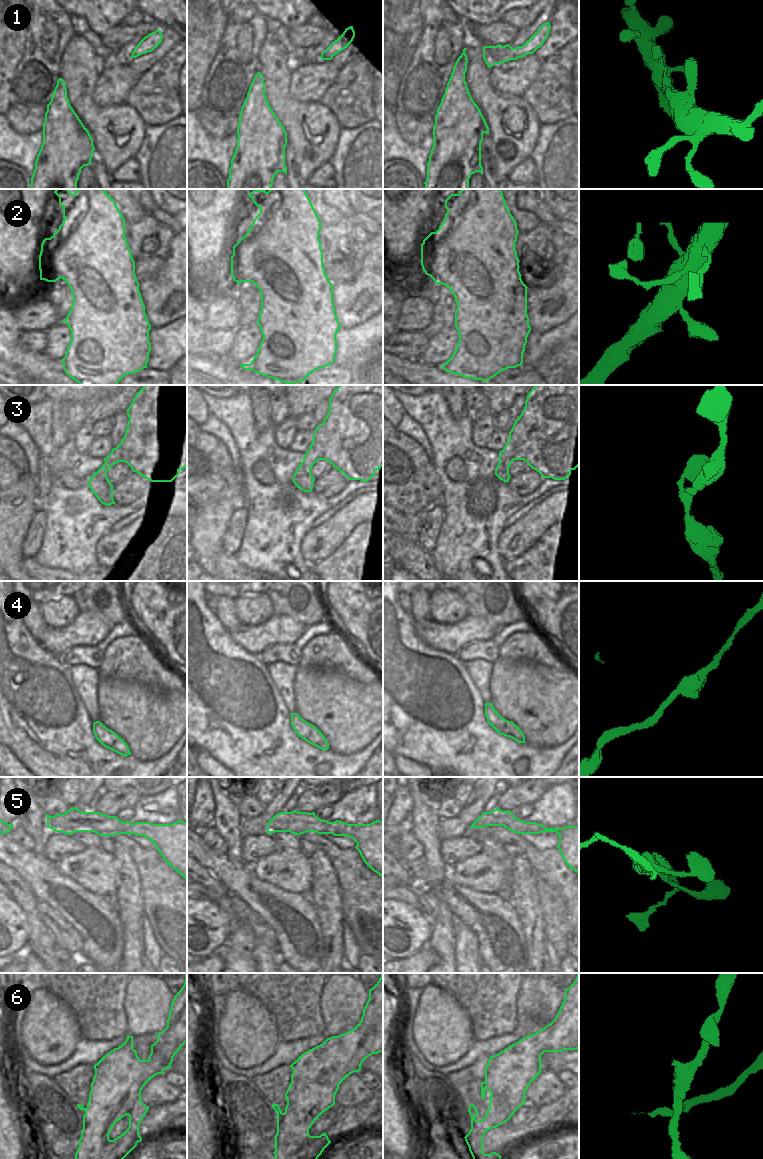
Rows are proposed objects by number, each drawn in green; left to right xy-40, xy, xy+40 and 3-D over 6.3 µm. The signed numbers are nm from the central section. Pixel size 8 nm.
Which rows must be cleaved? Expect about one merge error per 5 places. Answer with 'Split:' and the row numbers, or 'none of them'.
Split: none of them

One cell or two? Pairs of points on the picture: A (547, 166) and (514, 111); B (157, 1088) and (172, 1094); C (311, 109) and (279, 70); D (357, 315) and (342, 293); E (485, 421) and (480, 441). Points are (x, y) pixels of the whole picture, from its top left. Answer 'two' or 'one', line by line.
A: two
B: one
C: one
D: one
E: one

